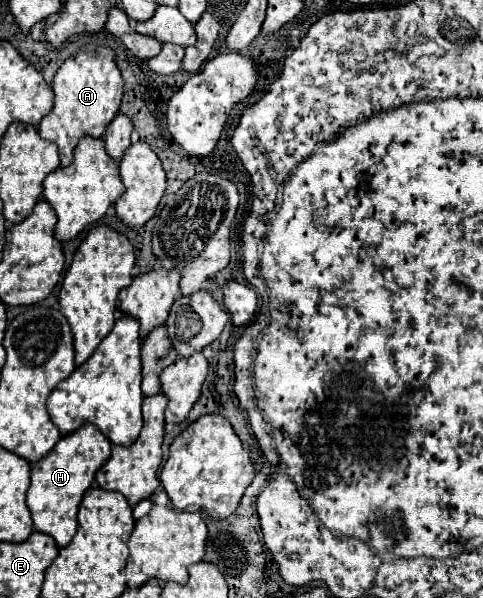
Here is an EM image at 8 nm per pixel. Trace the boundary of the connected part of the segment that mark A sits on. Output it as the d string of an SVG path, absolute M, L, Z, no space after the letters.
M104 50L98 52L96 56L88 56L86 52L80 52L58 68L54 82L54 108L52 112L40 122L38 134L44 140L50 140L58 146L60 152L60 168L66 168L72 164L72 152L80 138L90 136L90 138L102 138L106 126L114 120L120 108L120 100L124 94L124 82L122 74L116 68L114 62L114 52Z

